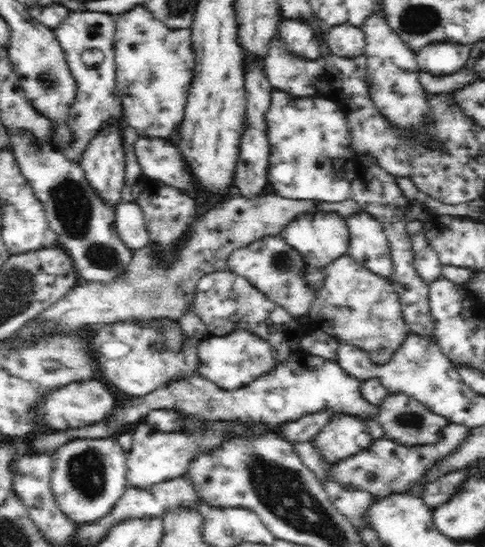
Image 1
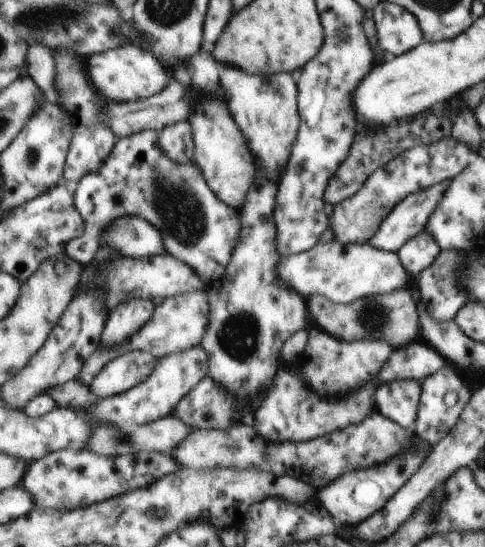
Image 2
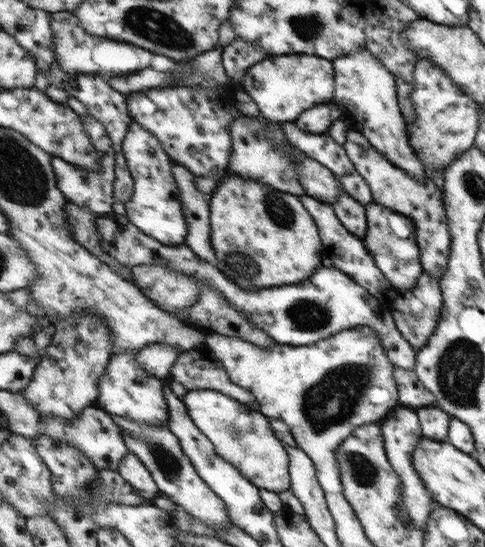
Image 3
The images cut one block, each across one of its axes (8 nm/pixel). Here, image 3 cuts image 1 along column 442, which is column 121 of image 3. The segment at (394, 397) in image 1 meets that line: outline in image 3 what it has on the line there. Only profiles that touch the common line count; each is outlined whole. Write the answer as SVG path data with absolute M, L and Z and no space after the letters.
M111 414L114 421L124 428L126 445L135 456L145 464L154 476L161 494L165 494L176 505L183 506L186 511L201 522L212 524L213 528L230 528L233 524L228 513L226 502L199 476L189 457L182 449L181 441L167 427L154 424L142 424L124 416Z

